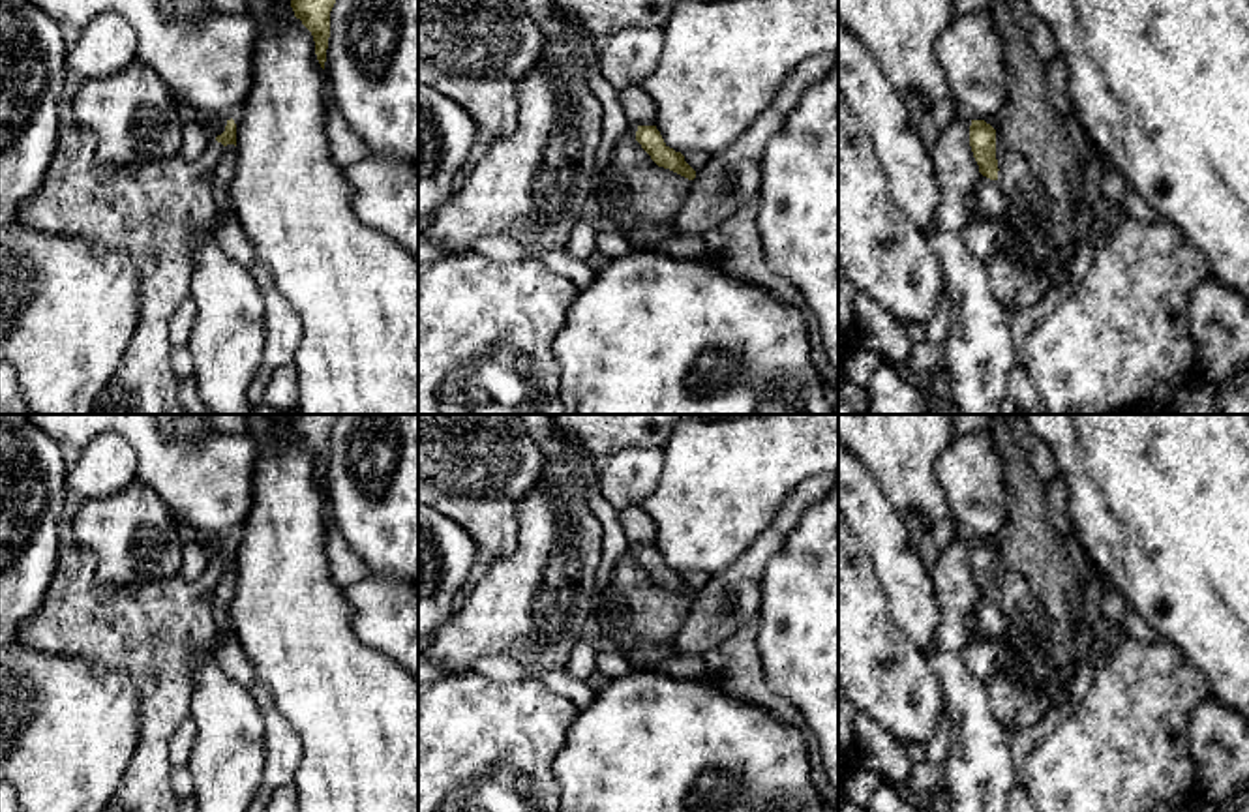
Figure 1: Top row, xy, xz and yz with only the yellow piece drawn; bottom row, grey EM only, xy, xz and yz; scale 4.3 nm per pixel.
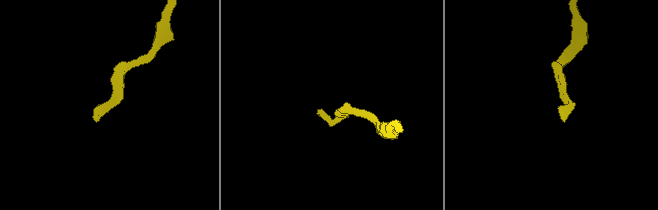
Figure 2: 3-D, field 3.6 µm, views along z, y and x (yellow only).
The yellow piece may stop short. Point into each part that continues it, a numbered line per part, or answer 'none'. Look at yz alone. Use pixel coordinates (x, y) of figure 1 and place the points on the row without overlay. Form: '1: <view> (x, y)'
1: yz (991, 621)

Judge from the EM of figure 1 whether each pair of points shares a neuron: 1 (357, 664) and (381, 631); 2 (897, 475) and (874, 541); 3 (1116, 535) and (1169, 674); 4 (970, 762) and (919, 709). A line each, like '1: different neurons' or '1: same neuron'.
1: different neurons
2: different neurons
3: different neurons
4: different neurons

